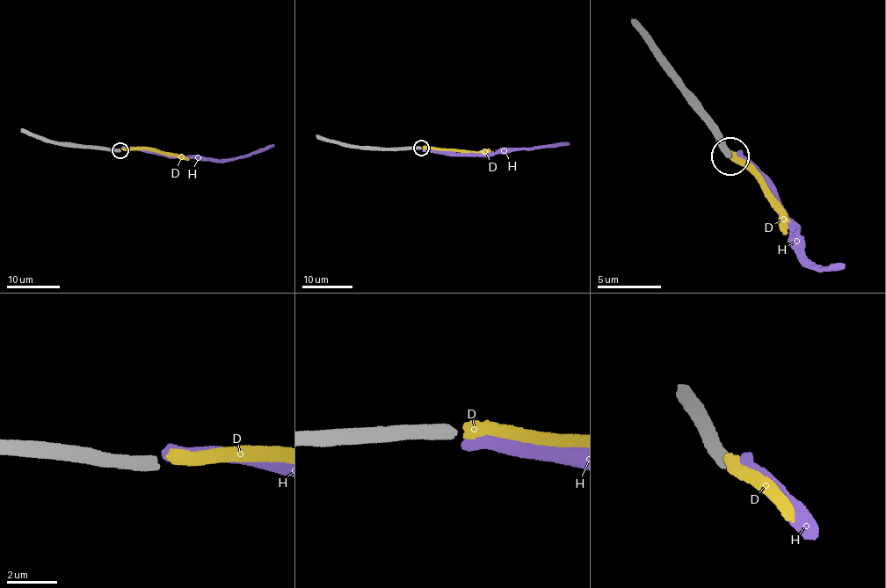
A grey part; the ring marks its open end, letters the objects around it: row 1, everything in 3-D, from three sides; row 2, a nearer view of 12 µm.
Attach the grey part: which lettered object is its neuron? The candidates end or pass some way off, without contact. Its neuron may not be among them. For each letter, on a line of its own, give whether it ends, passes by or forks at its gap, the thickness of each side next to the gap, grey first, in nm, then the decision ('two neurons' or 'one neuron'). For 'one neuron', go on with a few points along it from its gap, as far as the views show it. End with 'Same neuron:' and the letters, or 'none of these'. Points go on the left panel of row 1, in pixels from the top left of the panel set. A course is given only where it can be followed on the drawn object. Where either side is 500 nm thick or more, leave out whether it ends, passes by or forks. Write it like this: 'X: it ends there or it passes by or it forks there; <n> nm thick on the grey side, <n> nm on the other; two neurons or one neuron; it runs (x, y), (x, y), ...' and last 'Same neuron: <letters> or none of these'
D: it ends there; 480 nm thick on the grey side, 480 nm on the other; one neuron; it runs (121, 148), (156, 148), (182, 155), (189, 160)
H: it ends there; 480 nm thick on the grey side, 480 nm on the other; two neurons
Same neuron: D

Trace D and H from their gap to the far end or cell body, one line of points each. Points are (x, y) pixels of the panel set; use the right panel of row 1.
D: (732, 153), (761, 180), (773, 198), (785, 218), (783, 235)
H: (735, 156), (772, 190), (783, 216), (803, 241), (806, 259), (819, 271), (838, 271), (838, 264)

